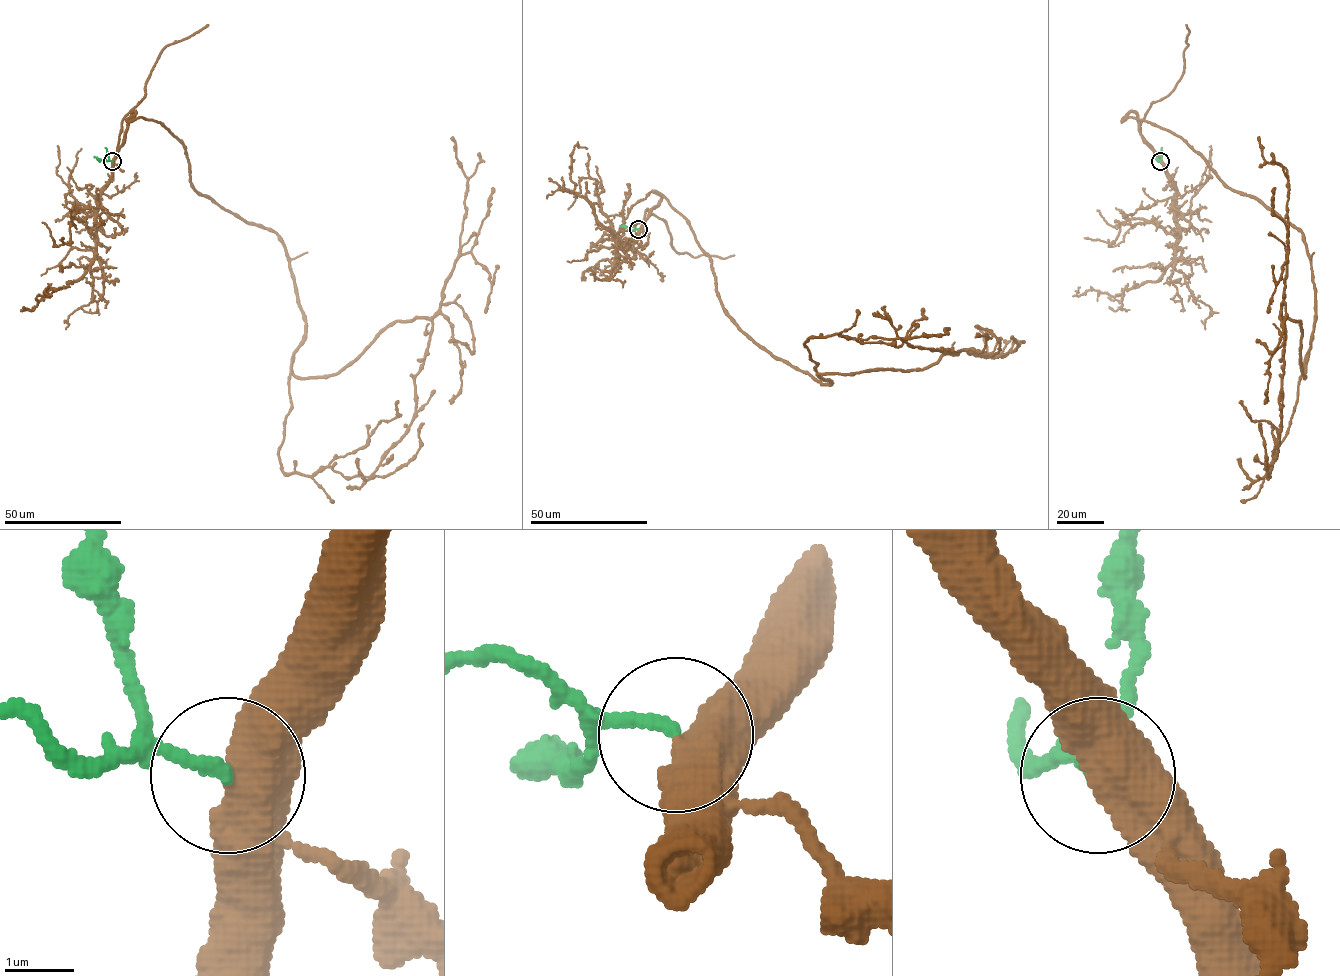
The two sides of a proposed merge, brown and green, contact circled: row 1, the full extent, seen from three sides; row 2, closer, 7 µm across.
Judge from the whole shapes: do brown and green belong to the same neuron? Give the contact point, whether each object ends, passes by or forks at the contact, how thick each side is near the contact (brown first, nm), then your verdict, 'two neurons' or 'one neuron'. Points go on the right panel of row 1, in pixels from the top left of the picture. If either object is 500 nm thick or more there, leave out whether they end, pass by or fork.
at (1160, 161); 550 nm thick on the brown side, 190 nm on the other; one neuron

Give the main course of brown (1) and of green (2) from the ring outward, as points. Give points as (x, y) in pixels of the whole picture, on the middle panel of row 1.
1: (638, 229), (658, 191), (710, 259), (724, 312), (821, 384), (960, 350), (993, 357), (978, 327)
2: (638, 229), (620, 226)

